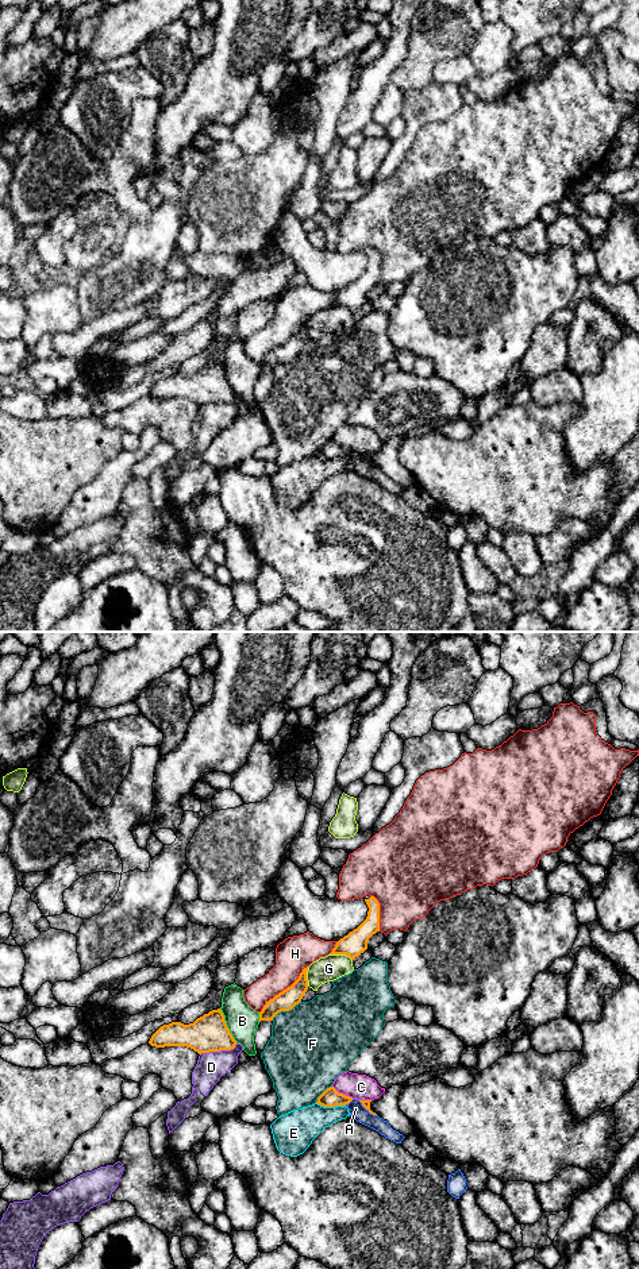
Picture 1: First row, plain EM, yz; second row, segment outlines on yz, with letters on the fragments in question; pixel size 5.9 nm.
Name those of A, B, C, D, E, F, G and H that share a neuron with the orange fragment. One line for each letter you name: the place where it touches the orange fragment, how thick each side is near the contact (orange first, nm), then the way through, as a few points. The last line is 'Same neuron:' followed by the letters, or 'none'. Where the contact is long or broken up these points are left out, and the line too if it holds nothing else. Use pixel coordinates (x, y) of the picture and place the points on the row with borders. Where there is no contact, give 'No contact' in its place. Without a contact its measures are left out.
Same neuron: none

